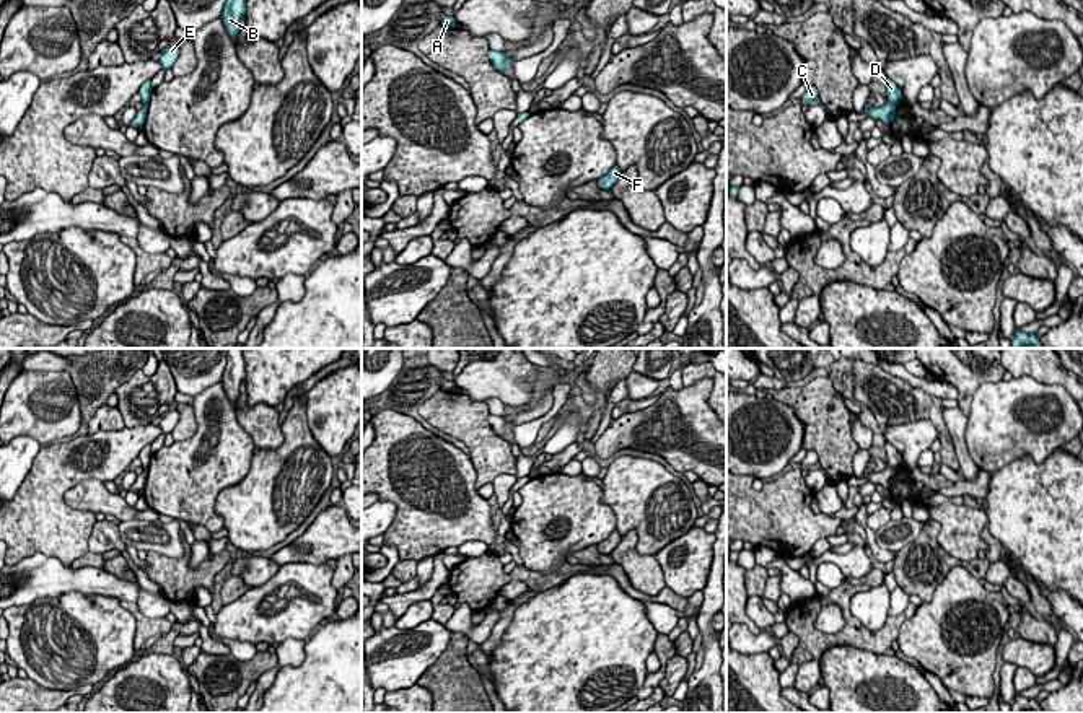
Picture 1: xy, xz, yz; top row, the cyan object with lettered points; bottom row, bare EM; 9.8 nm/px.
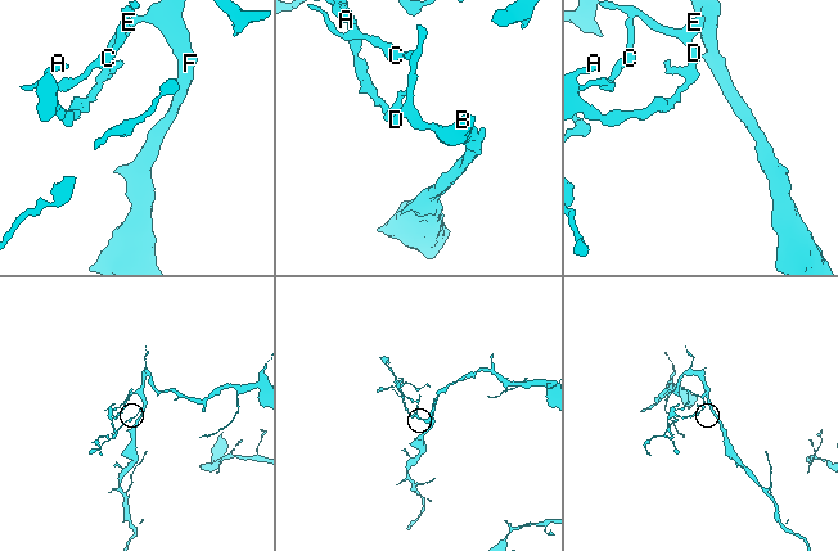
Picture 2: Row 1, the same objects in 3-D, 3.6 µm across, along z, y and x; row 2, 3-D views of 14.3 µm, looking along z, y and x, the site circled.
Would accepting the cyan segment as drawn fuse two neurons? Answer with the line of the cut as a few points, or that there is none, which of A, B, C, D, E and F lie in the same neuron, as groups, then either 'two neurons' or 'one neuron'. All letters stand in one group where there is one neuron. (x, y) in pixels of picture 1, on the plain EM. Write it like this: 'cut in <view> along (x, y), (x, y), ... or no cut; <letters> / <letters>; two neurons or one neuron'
cut in yz along (890, 466), (894, 471); A / B C D E F; two neurons

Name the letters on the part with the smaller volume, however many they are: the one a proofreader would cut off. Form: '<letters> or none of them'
A

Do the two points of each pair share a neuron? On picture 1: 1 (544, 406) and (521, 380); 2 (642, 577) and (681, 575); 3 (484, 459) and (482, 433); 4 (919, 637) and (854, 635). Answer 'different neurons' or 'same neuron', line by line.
1: different neurons
2: different neurons
3: same neuron
4: different neurons

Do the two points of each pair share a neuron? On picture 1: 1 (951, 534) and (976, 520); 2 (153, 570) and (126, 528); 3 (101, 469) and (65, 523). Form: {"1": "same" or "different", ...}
{"1": "same", "2": "different", "3": "same"}

